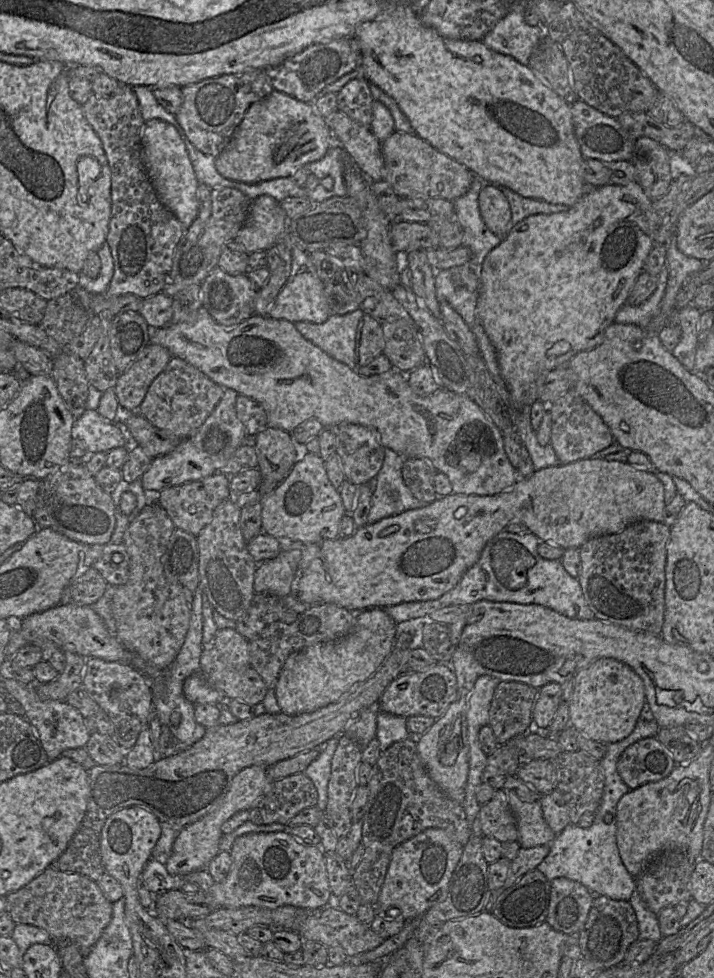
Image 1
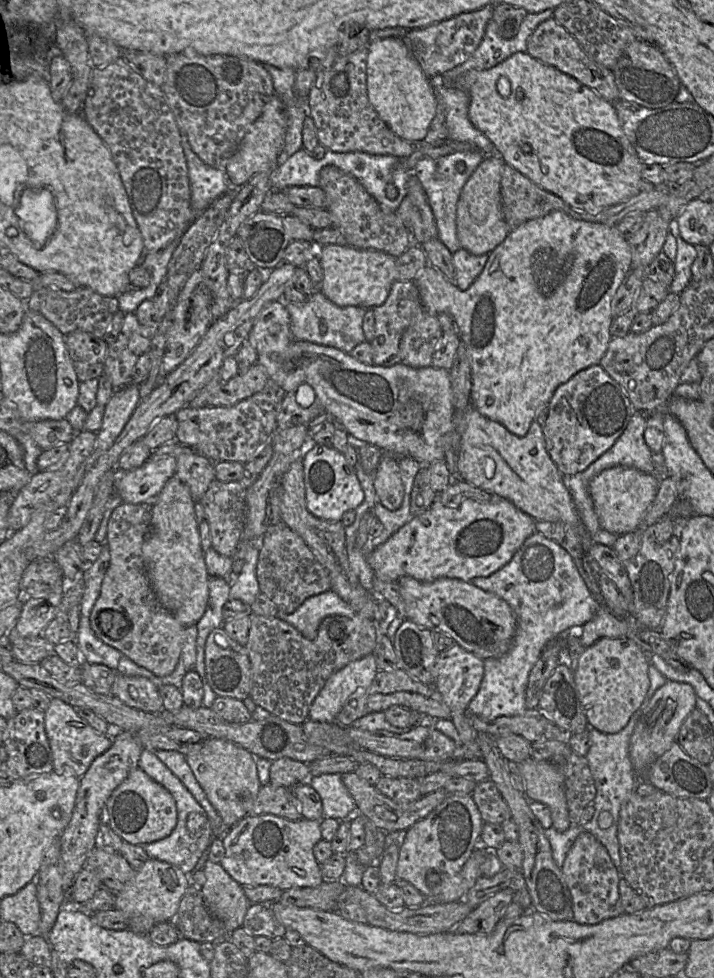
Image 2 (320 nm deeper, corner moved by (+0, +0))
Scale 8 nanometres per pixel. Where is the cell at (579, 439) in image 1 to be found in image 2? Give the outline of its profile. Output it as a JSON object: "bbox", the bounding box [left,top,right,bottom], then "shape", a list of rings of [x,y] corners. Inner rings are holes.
{"bbox":[543,364,636,475],"shape":[[[599,364],[576,373],[555,390],[543,427],[546,449],[563,475],[585,471],[609,450],[626,429],[636,409],[628,395]]]}

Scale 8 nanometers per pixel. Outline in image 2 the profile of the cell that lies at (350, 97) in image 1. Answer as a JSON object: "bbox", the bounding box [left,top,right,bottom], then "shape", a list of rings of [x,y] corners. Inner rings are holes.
{"bbox":[308,47,418,159],"shape":[[[368,47],[338,56],[328,70],[319,70],[308,96],[308,115],[313,119],[318,141],[333,152],[365,152],[372,155],[394,155],[407,159],[418,143],[397,136],[381,120],[367,95]]]}

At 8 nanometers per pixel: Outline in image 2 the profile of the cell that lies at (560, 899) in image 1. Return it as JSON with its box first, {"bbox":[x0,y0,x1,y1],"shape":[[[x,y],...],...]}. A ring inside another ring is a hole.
{"bbox":[560,832,623,924],"shape":[[[582,832],[578,835],[560,868],[572,897],[572,921],[579,924],[598,924],[623,914],[619,896],[619,881],[623,878],[621,870],[617,871],[606,848],[591,833]]]}

